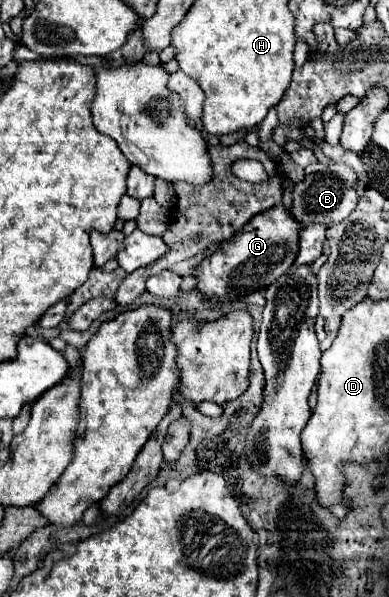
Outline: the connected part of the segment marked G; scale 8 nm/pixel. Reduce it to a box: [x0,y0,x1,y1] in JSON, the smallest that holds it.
[195,205,301,301]

